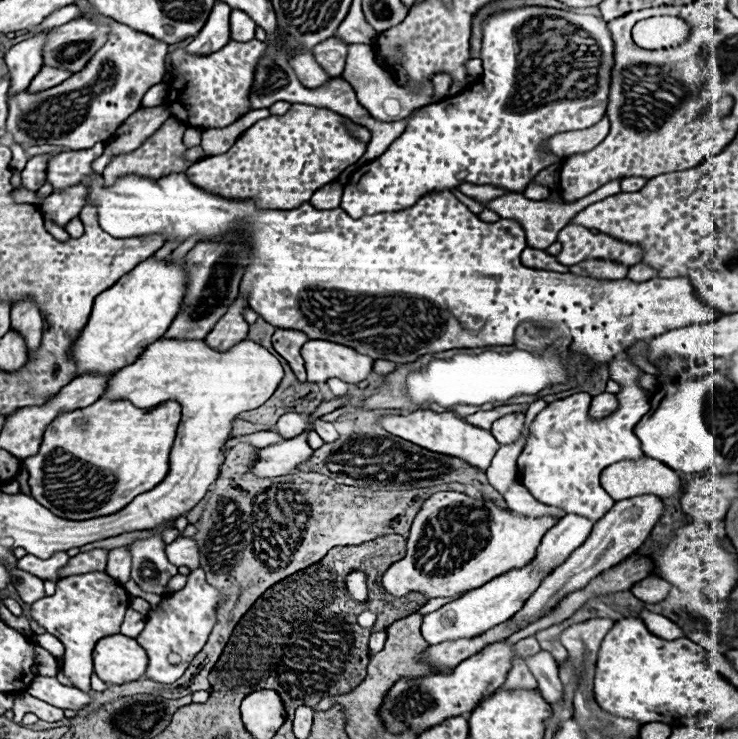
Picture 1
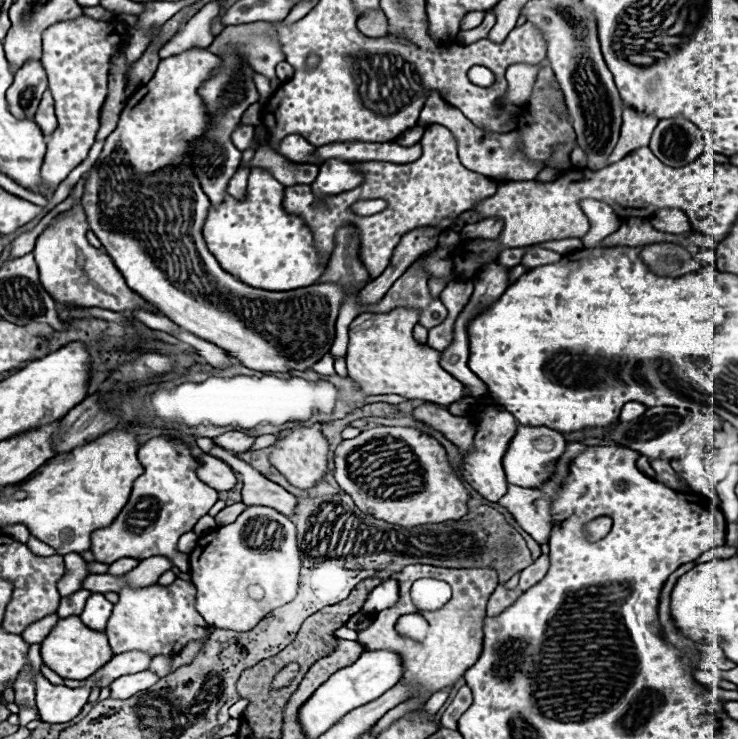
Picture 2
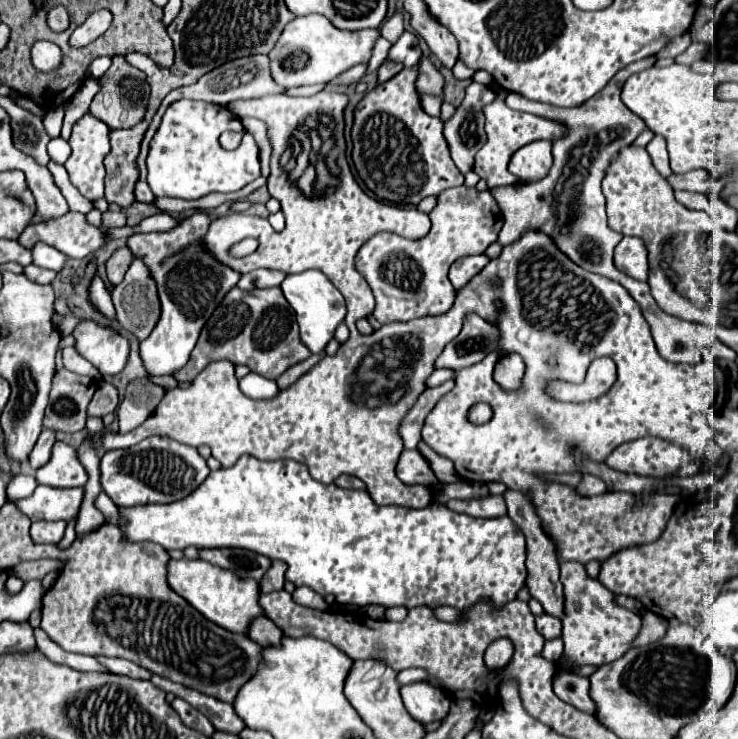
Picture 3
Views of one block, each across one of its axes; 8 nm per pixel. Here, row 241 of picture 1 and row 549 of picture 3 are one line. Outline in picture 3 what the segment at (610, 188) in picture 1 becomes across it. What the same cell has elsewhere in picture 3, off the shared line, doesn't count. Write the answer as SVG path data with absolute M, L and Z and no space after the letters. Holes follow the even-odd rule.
M520 528L526 538L526 550L528 550L528 580L520 592L518 600L528 602L530 598L536 598L544 610L552 616L562 614L562 582L560 582L560 568L558 568L558 556L556 546L548 540L542 528ZM536 550L536 552L534 552ZM540 550L540 552L538 552ZM542 556L542 560L538 560ZM532 594L532 596L530 596Z

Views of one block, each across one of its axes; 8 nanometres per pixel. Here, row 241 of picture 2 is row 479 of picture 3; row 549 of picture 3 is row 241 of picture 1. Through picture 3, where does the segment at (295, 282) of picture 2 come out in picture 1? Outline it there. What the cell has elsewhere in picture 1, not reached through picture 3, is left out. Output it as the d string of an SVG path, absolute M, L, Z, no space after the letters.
M96 142L92 148L86 150L68 150L68 152L60 152L60 154L52 154L48 158L48 166L46 166L46 182L52 184L52 188L56 192L68 190L80 182L84 182L88 186L88 194L86 194L86 204L96 206L98 210L98 224L104 228L104 232L108 232L114 238L140 238L140 236L150 236L150 234L164 234L166 242L184 242L190 236L198 236L198 240L214 240L226 234L236 234L238 238L242 238L248 246L250 246L250 264L246 268L246 272L242 274L240 280L240 294L248 300L248 306L258 312L268 324L276 326L276 328L290 328L290 330L302 330L310 336L310 340L330 340L330 342L338 342L338 344L348 344L350 348L356 348L358 352L364 352L368 356L372 356L374 360L386 358L392 360L396 364L408 364L414 362L414 358L430 354L430 352L442 352L442 350L452 350L452 348L482 348L482 346L508 346L514 342L514 330L516 326L520 326L522 322L536 322L536 320L558 320L564 322L570 330L572 330L572 348L578 350L578 354L588 360L586 364L606 364L610 362L616 354L626 352L634 342L638 340L652 340L654 336L660 336L664 332L676 330L676 328L684 328L690 324L710 324L714 322L720 312L712 310L710 306L706 306L694 292L694 286L690 284L690 280L686 276L678 276L678 278L652 278L646 282L632 282L628 278L622 280L596 280L596 278L588 278L588 276L576 276L576 274L560 274L560 272L548 272L548 270L534 270L534 268L526 268L520 262L520 254L522 254L522 246L526 246L526 238L524 238L524 230L520 228L520 224L514 224L514 220L498 220L498 222L482 222L476 214L472 214L462 202L456 200L456 196L452 194L452 190L440 190L440 192L430 192L424 194L422 198L418 198L416 204L396 210L396 212L378 212L374 216L362 216L358 220L350 218L342 208L334 208L334 210L318 210L314 208L310 202L304 202L302 206L294 208L294 210L270 210L270 208L258 208L254 200L232 200L232 198L222 198L218 194L206 192L202 188L198 188L196 184L192 184L188 180L186 172L172 172L168 176L162 176L158 180L150 180L150 178L142 178L136 174L128 174L128 176L120 176L112 186L104 184L104 178L100 174L96 174L92 170L92 162L96 158L102 156L104 148L102 142Z

